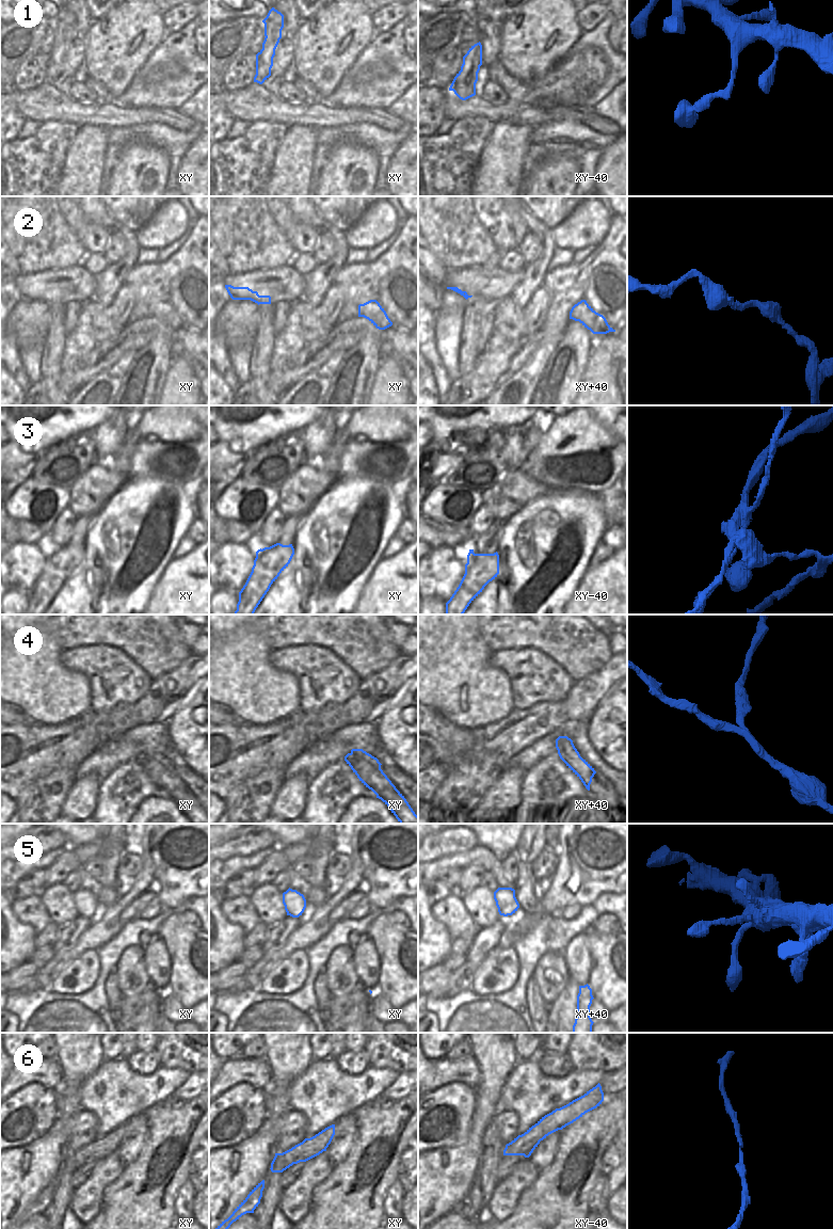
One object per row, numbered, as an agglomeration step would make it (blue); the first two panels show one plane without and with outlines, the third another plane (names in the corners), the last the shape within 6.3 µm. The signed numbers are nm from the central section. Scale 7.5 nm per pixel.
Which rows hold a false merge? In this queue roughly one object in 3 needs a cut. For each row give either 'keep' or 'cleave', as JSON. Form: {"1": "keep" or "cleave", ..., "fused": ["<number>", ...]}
{"1": "cleave", "2": "keep", "3": "cleave", "4": "cleave", "5": "keep", "6": "keep", "fused": ["1", "3", "4"]}

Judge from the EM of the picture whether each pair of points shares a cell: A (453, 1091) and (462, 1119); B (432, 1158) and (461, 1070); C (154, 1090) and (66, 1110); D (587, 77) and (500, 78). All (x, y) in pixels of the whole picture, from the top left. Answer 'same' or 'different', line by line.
A: same
B: different
C: different
D: same

